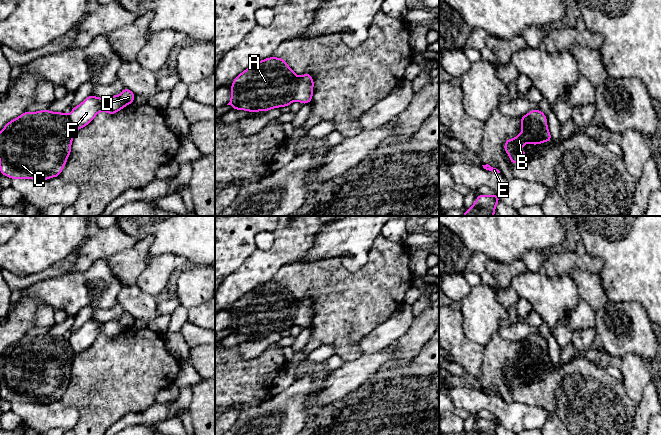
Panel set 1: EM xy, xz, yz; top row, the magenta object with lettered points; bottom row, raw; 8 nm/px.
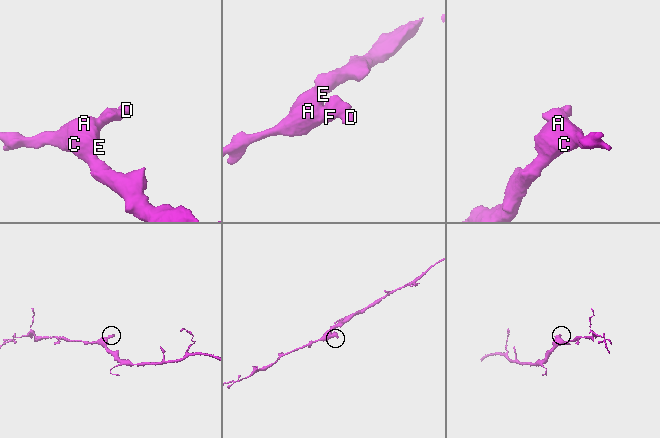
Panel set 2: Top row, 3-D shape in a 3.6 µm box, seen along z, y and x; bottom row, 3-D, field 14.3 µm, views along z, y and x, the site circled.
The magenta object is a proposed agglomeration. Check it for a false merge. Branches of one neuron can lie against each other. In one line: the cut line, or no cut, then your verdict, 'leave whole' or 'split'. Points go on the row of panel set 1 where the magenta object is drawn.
cut yz (521, 121), (536, 121), (546, 125); split

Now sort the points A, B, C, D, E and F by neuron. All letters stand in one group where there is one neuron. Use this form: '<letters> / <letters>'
A B C E / D F

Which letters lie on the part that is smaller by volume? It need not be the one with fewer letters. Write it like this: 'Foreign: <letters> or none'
Foreign: D, F

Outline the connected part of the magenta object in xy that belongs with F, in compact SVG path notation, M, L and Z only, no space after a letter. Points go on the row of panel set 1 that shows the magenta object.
M124 88L121 94L108 98L99 98L91 94L71 110L69 114L70 122L76 130L81 129L88 125L100 111L115 114L133 103L134 98L135 94L127 88Z

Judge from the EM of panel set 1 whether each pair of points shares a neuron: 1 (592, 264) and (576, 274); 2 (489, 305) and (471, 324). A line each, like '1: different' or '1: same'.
1: different
2: same

